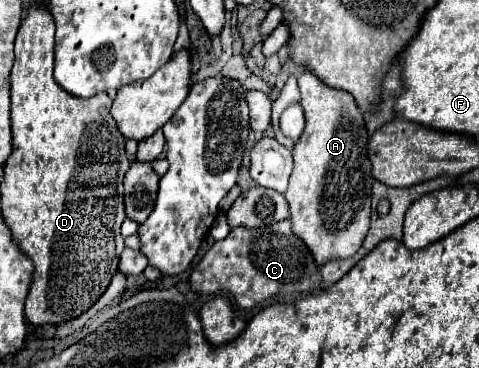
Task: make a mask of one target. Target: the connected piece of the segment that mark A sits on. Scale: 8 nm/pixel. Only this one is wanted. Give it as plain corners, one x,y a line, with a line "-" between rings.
311,71
299,77
301,107
305,111
305,129
299,143
293,145
293,173
289,177
289,187
285,199
289,203
289,219
295,235
309,247
315,263
321,267
331,259
347,259
355,255
369,231
371,215
371,161
367,159
367,129
363,123
363,113
359,111
355,99
347,91
337,91
319,83

